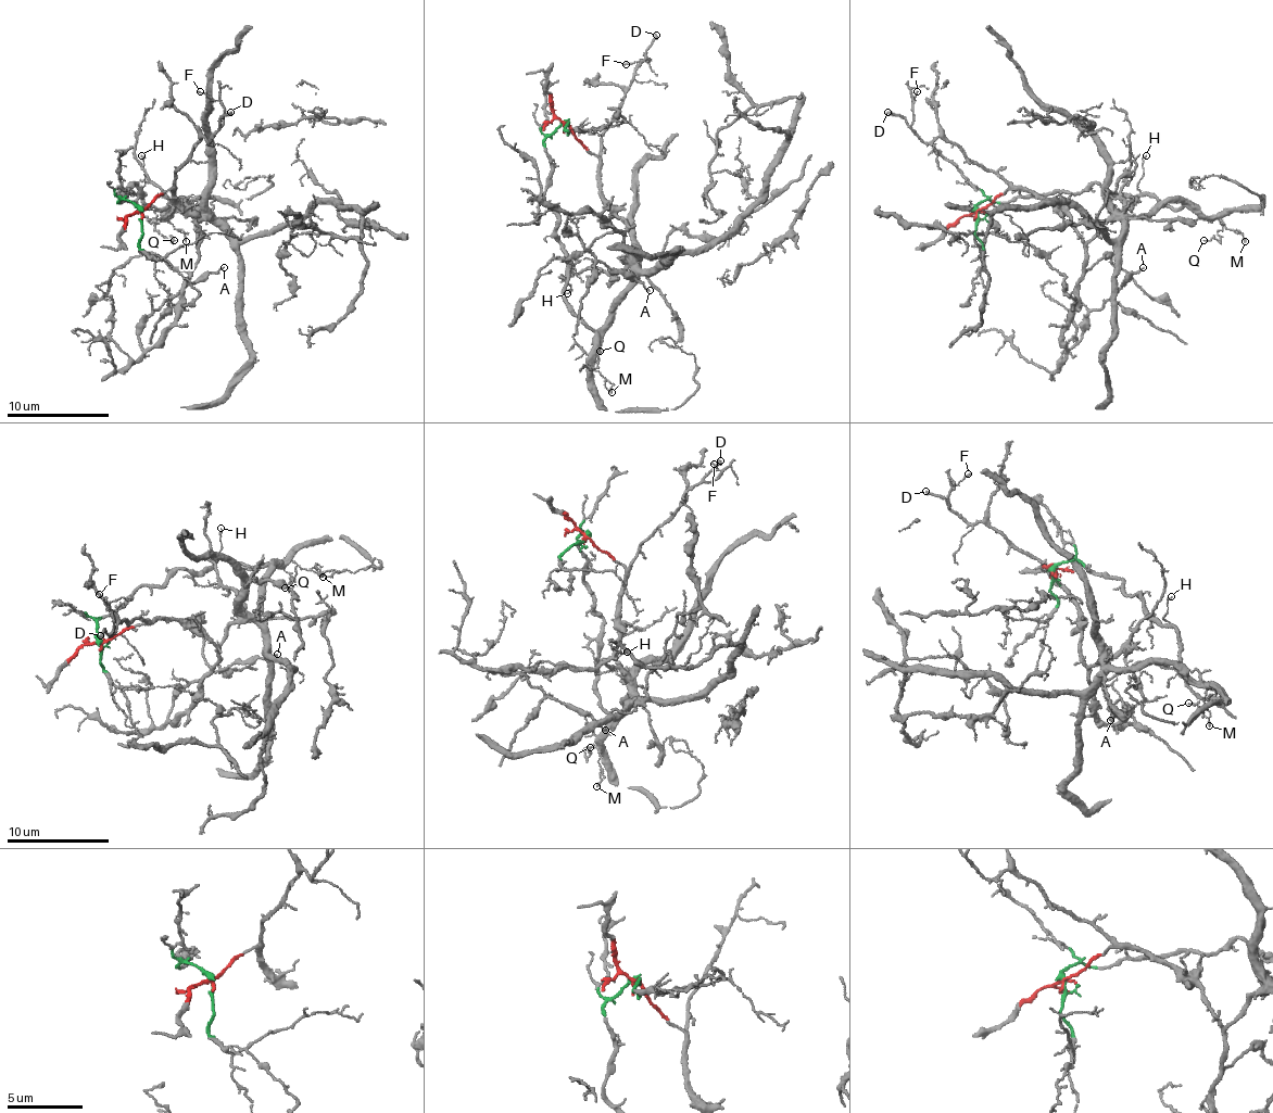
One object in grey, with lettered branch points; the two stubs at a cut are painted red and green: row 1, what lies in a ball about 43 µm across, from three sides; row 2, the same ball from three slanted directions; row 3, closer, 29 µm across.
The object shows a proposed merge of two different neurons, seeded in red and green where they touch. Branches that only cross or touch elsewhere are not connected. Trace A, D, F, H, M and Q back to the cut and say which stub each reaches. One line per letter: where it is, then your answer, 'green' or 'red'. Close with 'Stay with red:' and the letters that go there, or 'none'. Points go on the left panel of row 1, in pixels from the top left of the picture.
A: place (224, 267); red
D: place (230, 112); red
F: place (200, 91); red
H: place (141, 155); green
M: place (186, 241); green
Q: place (174, 240); green
Stay with red: A, D, F

